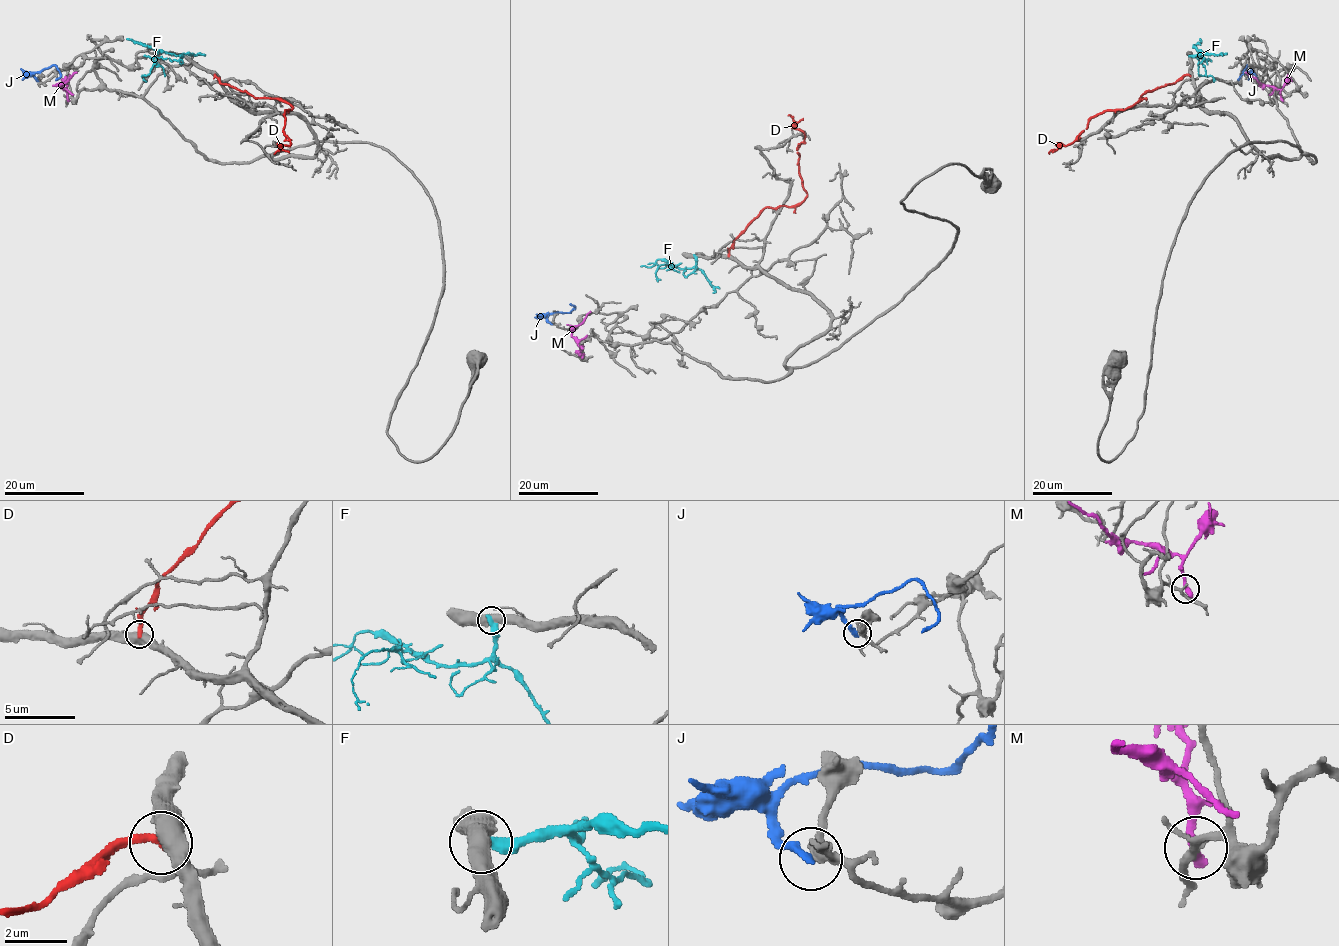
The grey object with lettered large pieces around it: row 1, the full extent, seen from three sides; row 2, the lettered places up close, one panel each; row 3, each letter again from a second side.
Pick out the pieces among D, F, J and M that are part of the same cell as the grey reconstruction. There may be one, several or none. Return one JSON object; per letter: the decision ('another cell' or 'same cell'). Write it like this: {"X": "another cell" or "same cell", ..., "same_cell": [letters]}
{"D": "another cell", "F": "another cell", "J": "another cell", "M": "another cell", "same_cell": []}

